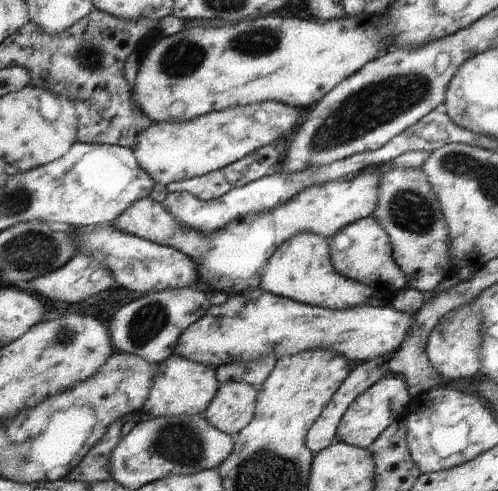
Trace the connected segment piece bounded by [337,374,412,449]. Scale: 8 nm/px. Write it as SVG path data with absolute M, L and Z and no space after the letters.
M387 374L380 382L376 382L360 394L342 416L338 426L337 441L345 442L356 448L367 449L373 442L398 418L404 416L404 412L412 397L408 392L408 386L404 378L392 374Z

